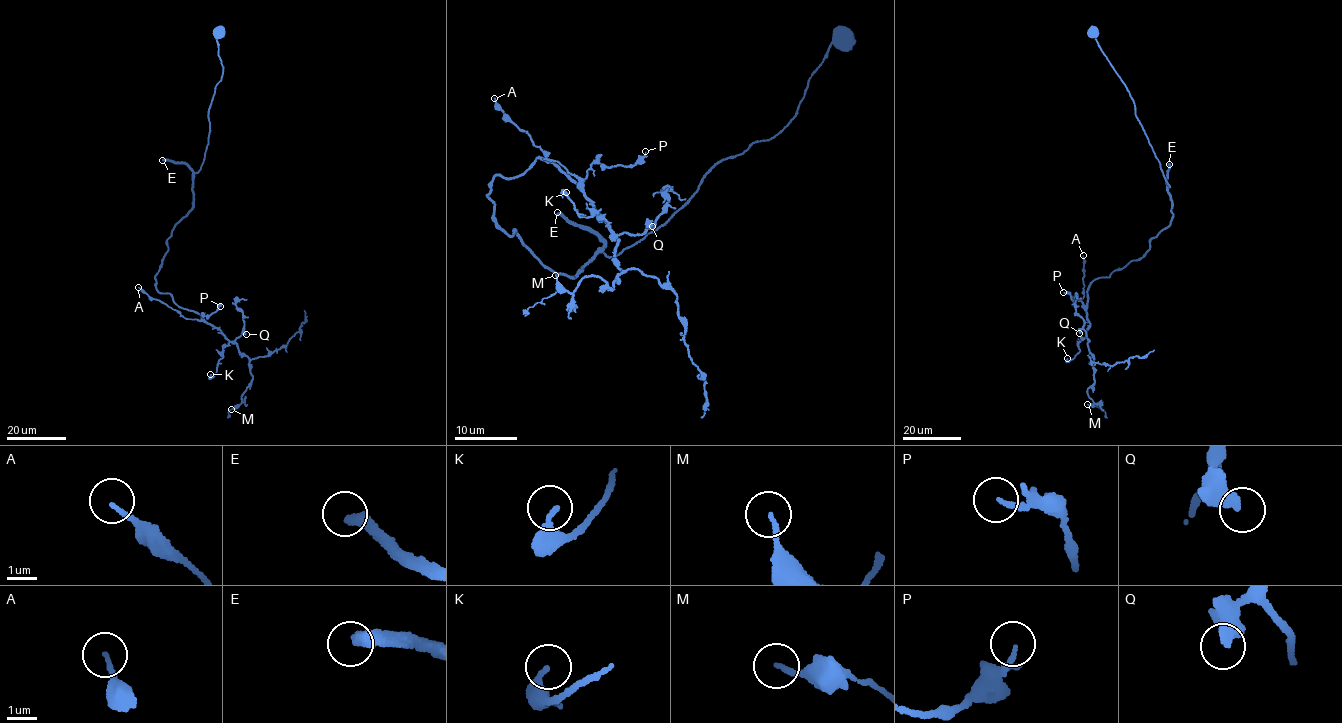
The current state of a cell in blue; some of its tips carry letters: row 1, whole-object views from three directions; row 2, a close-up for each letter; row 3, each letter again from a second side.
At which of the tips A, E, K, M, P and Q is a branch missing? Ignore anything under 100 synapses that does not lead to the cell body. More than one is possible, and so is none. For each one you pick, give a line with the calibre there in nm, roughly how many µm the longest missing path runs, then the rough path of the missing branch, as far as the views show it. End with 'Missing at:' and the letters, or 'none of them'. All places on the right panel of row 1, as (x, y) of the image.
E: calibre 420 nm; missing 130 µm; course (1169, 164), (1186, 162), (1195, 170), (1216, 172), (1260, 207), (1273, 230), (1283, 235), (1270, 264), (1223, 282)
Missing at: E

